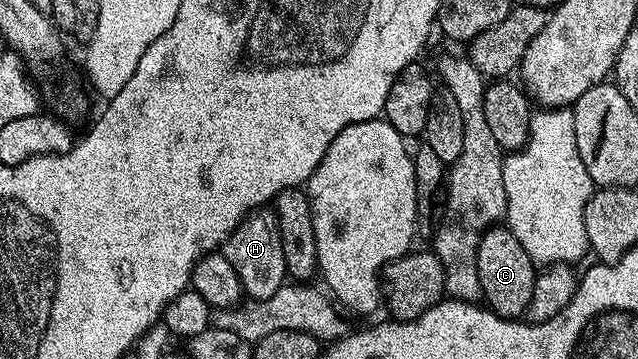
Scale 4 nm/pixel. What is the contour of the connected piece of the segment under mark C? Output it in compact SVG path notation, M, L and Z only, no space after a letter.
M495 225L482 234L476 249L476 270L480 272L480 289L485 306L501 319L521 320L532 301L536 264L528 257L524 245L516 241L509 227Z

